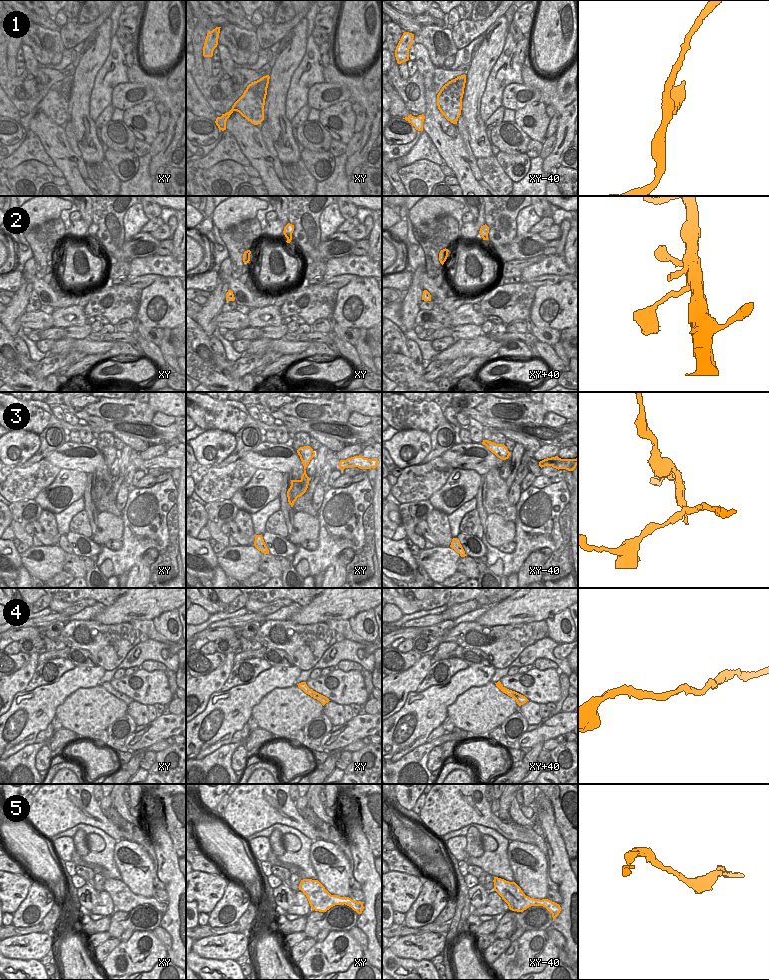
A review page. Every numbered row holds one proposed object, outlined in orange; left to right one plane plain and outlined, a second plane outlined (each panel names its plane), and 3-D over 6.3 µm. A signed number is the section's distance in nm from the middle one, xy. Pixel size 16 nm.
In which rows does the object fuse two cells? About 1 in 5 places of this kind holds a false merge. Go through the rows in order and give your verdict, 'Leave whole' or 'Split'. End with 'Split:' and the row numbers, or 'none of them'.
1: Leave whole
2: Leave whole
3: Split
4: Leave whole
5: Leave whole
Split: 3

